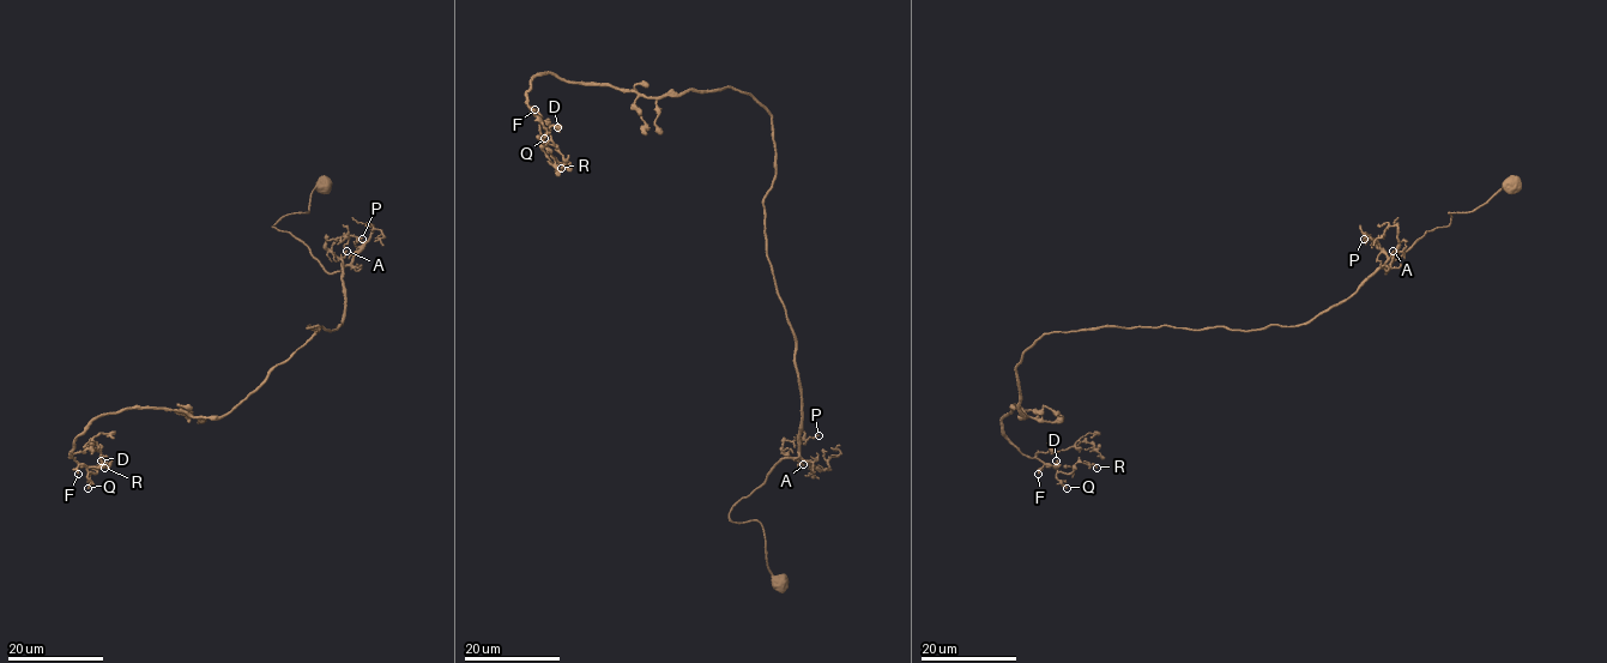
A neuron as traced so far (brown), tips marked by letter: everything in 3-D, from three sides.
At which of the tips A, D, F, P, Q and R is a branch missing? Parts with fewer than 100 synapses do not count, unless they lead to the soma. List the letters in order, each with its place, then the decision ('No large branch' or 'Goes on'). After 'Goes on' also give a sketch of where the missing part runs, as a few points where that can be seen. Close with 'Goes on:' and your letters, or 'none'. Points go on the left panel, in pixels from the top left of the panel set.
A: Place: (346, 251). No large branch
D: Place: (101, 460). No large branch
F: Place: (78, 474). No large branch
P: Place: (362, 239). No large branch
Q: Place: (88, 488). No large branch
R: Place: (104, 468). No large branch
Goes on: none

